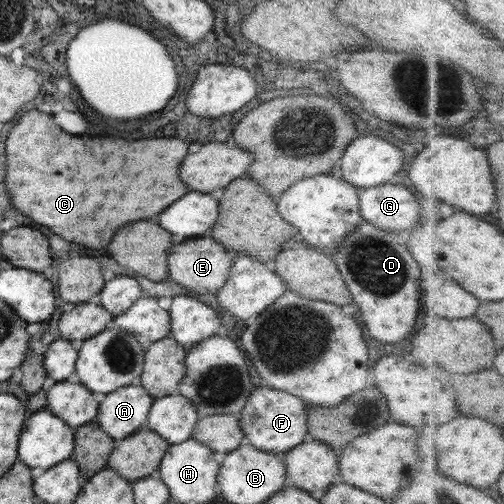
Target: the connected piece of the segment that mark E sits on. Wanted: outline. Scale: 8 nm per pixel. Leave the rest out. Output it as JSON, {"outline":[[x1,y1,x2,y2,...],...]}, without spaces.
{"outline":[[197,238,197,240,189,240,185,244,175,244,173,248,167,250,166,268,168,276,183,288,193,290,197,294,216,294,217,290,223,286,223,282,227,280,229,268,232,266,234,255,225,254,225,249,217,244,217,241,211,238]]}

